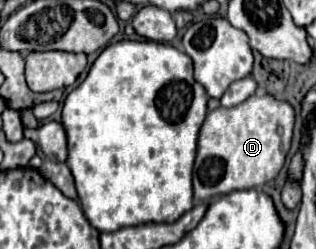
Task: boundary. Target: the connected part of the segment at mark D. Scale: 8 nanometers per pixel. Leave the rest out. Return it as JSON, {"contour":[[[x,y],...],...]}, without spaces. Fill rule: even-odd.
{"contour":[[[251,95],[237,107],[217,107],[209,111],[197,139],[197,157],[193,167],[195,201],[211,201],[217,195],[235,189],[261,187],[275,179],[291,147],[293,125],[293,107],[271,95]]]}

